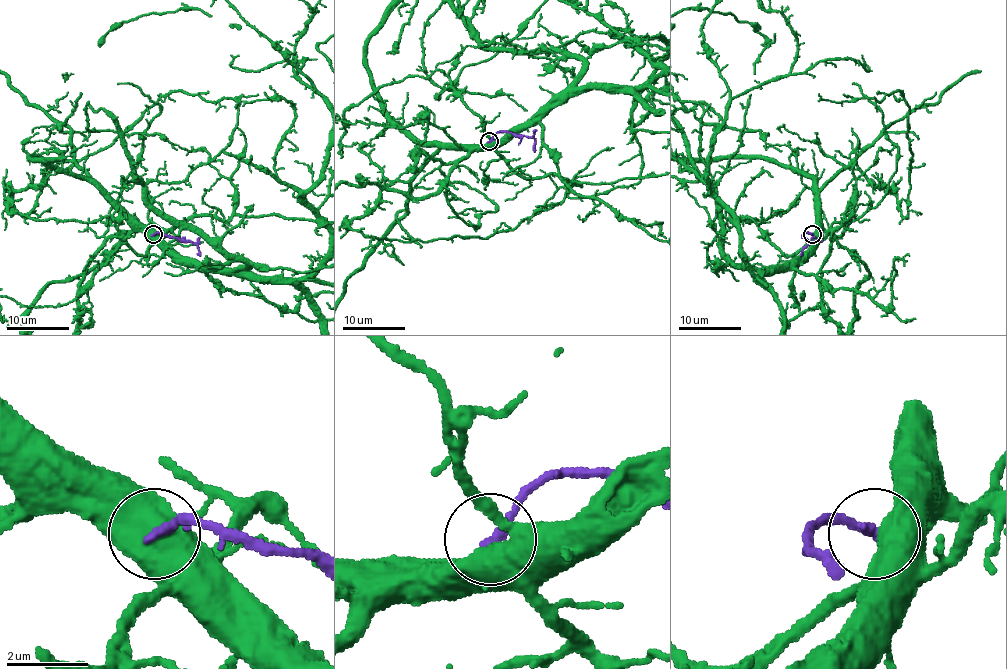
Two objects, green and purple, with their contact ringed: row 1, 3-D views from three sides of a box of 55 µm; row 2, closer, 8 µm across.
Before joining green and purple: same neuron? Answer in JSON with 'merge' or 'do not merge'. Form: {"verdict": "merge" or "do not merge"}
{"verdict": "do not merge"}

